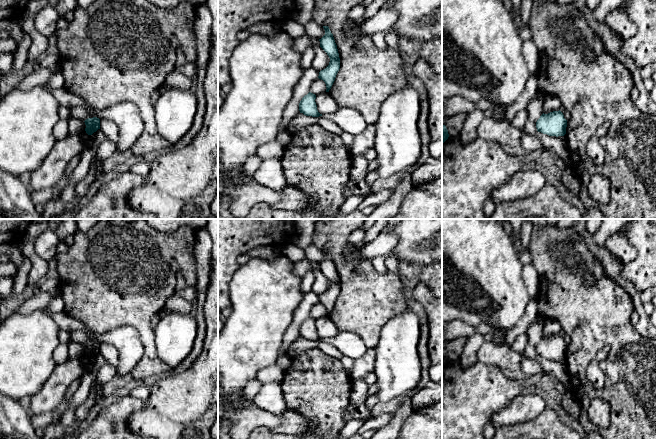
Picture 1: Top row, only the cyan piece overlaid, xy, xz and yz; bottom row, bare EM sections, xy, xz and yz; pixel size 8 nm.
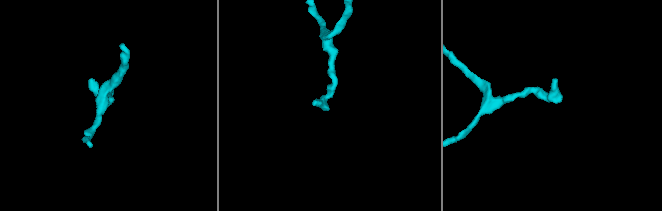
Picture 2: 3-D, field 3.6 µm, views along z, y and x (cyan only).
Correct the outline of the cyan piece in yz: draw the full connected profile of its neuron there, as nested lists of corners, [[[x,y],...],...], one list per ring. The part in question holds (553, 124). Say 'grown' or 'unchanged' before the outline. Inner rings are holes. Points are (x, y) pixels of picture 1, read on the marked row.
unchanged | [[[560,110],[548,114],[543,113],[536,122],[537,131],[549,136],[564,136],[566,127],[567,120]]]

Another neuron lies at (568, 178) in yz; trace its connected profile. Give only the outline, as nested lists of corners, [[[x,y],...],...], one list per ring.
[[[565,169],[561,173],[560,179],[562,184],[571,192],[573,196],[579,196],[581,184],[572,169]]]

